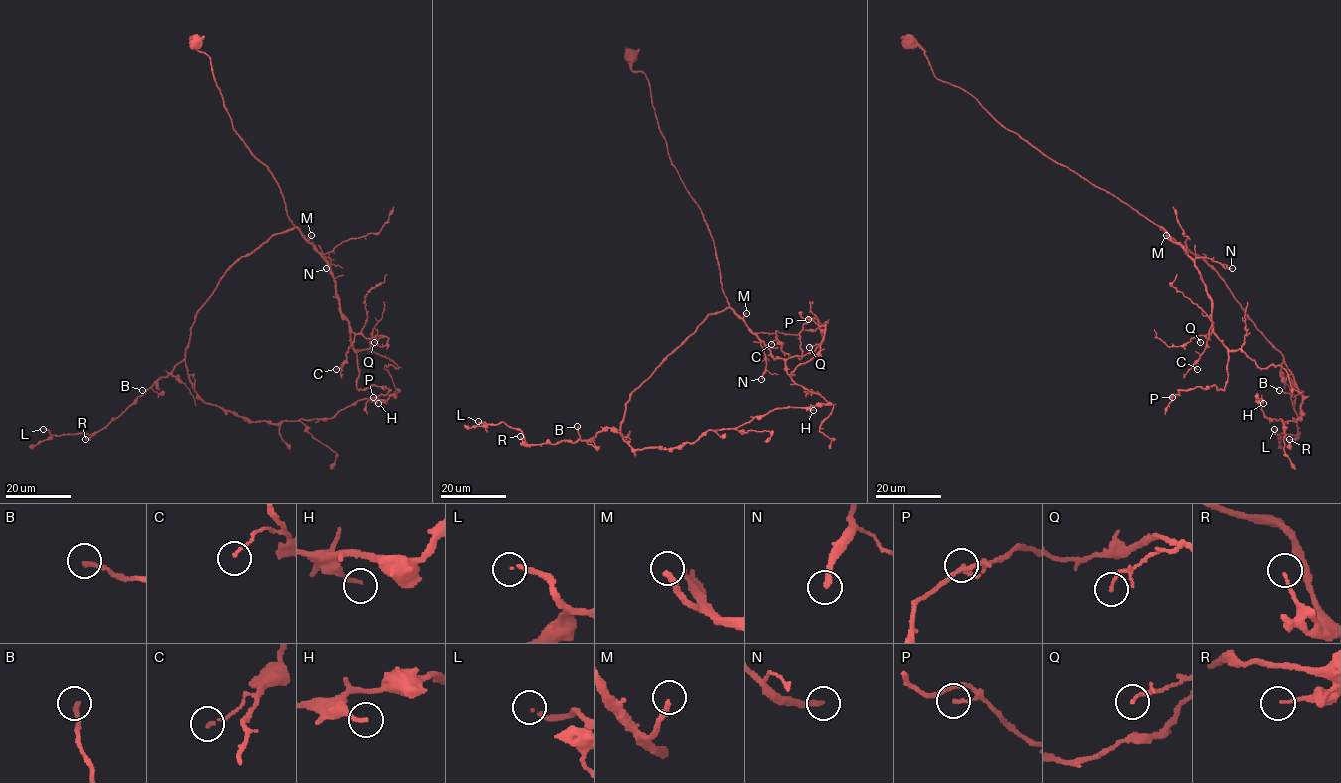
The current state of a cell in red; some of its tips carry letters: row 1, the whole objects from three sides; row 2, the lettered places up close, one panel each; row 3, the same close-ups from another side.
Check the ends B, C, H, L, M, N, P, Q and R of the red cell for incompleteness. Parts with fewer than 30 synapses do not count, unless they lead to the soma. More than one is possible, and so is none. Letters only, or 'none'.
L, M

